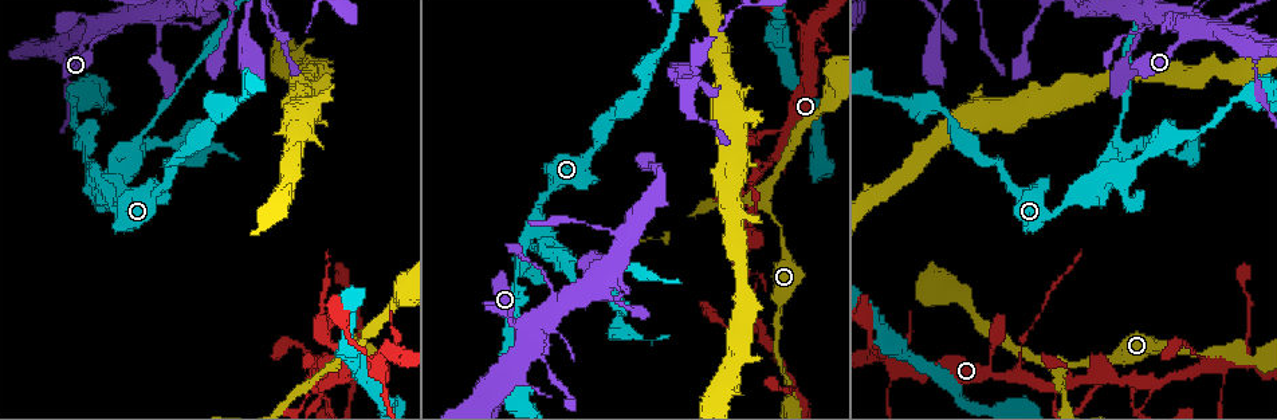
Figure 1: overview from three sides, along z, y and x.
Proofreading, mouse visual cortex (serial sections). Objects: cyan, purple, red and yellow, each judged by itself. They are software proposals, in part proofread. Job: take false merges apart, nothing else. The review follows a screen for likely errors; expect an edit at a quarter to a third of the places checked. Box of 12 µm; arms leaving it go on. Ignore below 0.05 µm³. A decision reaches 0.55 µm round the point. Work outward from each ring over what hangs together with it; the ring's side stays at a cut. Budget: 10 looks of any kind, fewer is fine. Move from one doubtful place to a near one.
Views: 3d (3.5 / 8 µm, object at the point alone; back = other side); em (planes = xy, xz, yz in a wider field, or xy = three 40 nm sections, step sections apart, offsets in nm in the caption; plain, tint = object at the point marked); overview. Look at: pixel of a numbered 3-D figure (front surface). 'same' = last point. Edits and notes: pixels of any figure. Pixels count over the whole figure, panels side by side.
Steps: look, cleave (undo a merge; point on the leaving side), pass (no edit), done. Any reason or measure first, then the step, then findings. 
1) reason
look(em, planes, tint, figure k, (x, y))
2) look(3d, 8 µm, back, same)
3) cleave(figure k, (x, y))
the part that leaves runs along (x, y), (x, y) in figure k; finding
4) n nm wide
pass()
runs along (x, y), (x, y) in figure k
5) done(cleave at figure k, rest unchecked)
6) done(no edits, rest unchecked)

branch point
look(3d, 3.5 µm, figure 1, (779, 151))

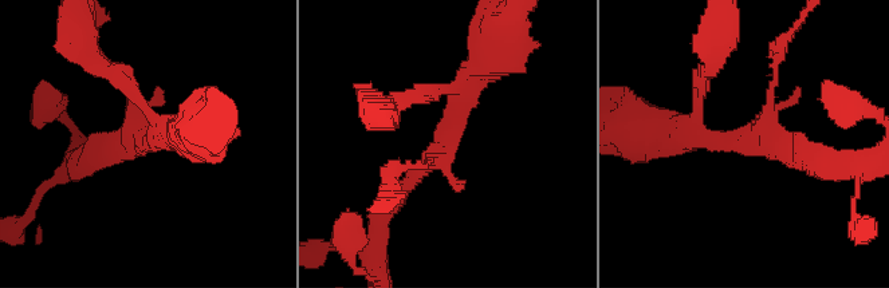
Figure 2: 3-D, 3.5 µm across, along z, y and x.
look(em, xy, step 2, tint, figure 2, (752, 138))

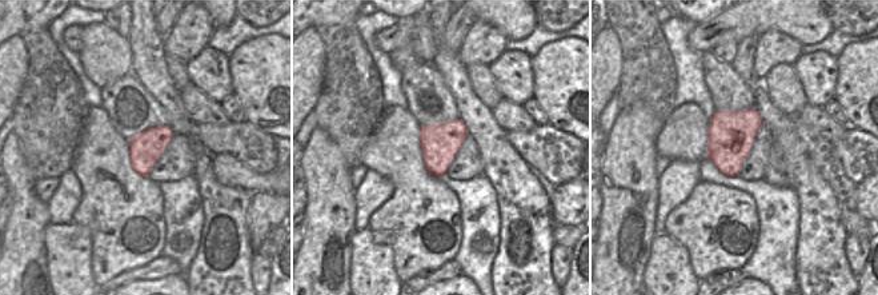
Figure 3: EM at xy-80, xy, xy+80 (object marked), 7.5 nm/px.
cleave(figure 2, (777, 59))
the part that leaves runs along (770, 110), (777, 52), (798, 24) in figure 2; a second cell is stuck on

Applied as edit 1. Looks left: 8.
look(overview)

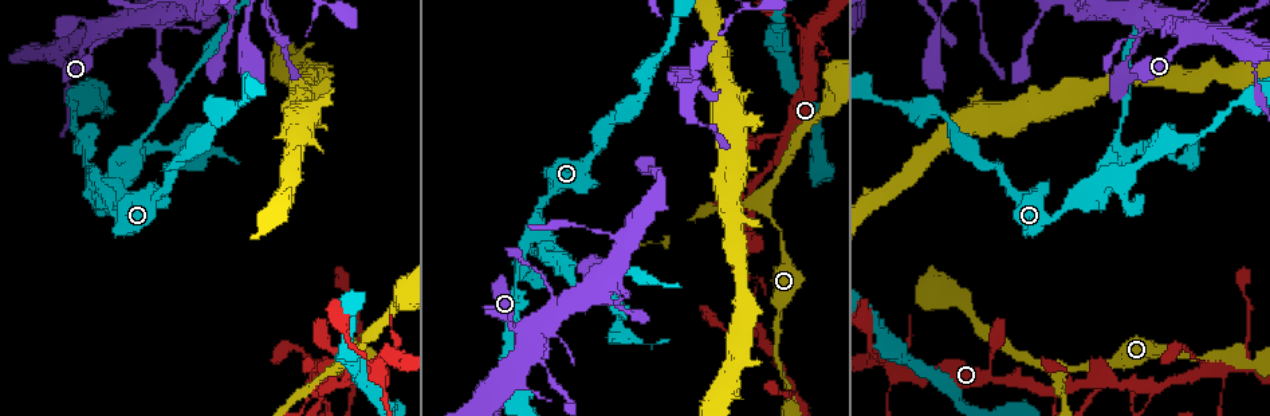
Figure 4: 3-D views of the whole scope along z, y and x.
four arms meet
look(3d, 3.5 µm, back, figure 4, (806, 39))

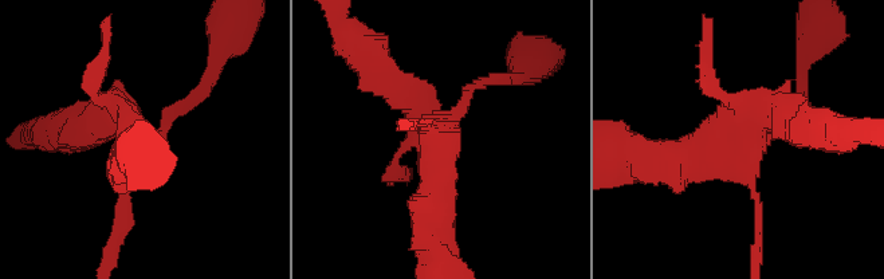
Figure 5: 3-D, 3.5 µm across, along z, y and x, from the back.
now the EM
look(em, xy, step 5, tint, figure 5, (739, 156))

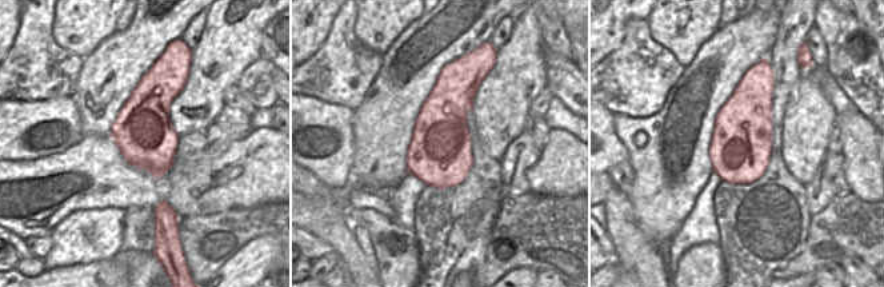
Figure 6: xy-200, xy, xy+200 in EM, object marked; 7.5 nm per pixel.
pass()
runs along (433, 228), (442, 126), (400, 91) in figure 5; all the same cell

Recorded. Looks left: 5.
three arms meet
look(3d, 3.5 µm, figure 4, (749, 237))

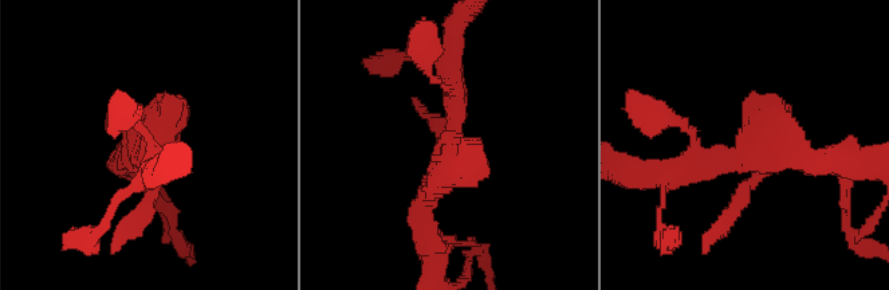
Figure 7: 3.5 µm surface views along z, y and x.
shape alone is not enough
look(em, xy, step 5, tint, figure 7, (453, 153))

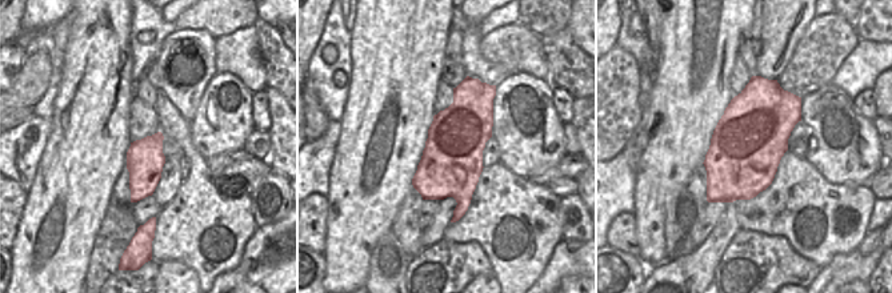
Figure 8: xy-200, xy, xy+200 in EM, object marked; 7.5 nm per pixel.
pass()
runs along (451, 66), (451, 163), (421, 224) in figure 7; all the same cell

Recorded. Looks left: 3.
sharp bend
look(3d, 3.5 µm, back, figure 4, (1201, 370))

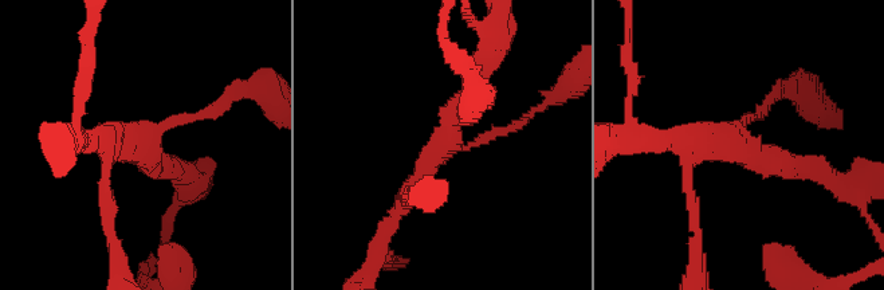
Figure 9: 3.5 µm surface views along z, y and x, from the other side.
3 arms; arms of 150, 250, 250 nm; need the tissue
look(em, xy, step 1, tint, figure 9, (741, 141))

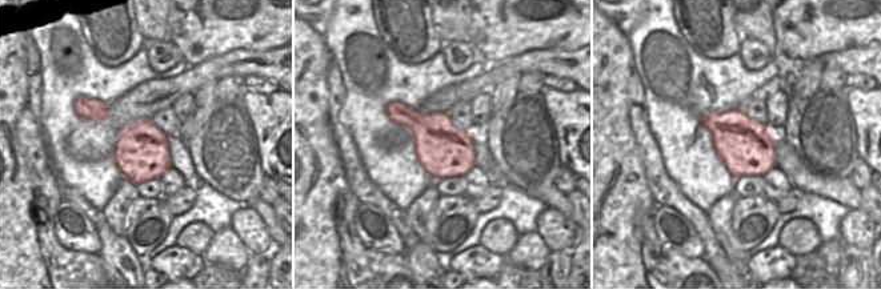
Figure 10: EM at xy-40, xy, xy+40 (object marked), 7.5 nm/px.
pass()
runs along (478, 77), (392, 218) in figure 9; continuous, no second cell

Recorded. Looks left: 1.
done(cleave at figure 2, rest unchecked)

